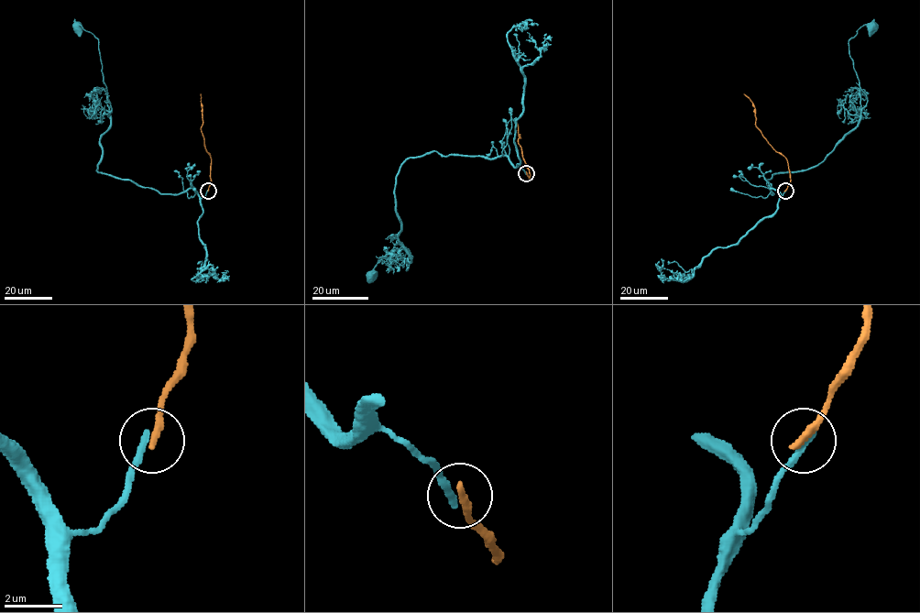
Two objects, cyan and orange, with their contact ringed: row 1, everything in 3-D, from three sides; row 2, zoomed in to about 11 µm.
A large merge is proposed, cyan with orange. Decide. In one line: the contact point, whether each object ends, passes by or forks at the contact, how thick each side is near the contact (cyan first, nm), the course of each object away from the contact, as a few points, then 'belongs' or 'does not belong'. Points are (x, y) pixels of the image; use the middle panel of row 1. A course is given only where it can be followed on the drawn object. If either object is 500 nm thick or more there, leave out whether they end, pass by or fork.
place (526, 173); cyan ends; orange ends; calibres 260 and 280 nm; course cyan (526, 172), (505, 156), (409, 158), (395, 197), (398, 240), (410, 262), (407, 270), (397, 247), (373, 274); course orange (526, 172), (530, 179), (530, 171), (518, 143), (520, 137), (518, 123); does not belong

